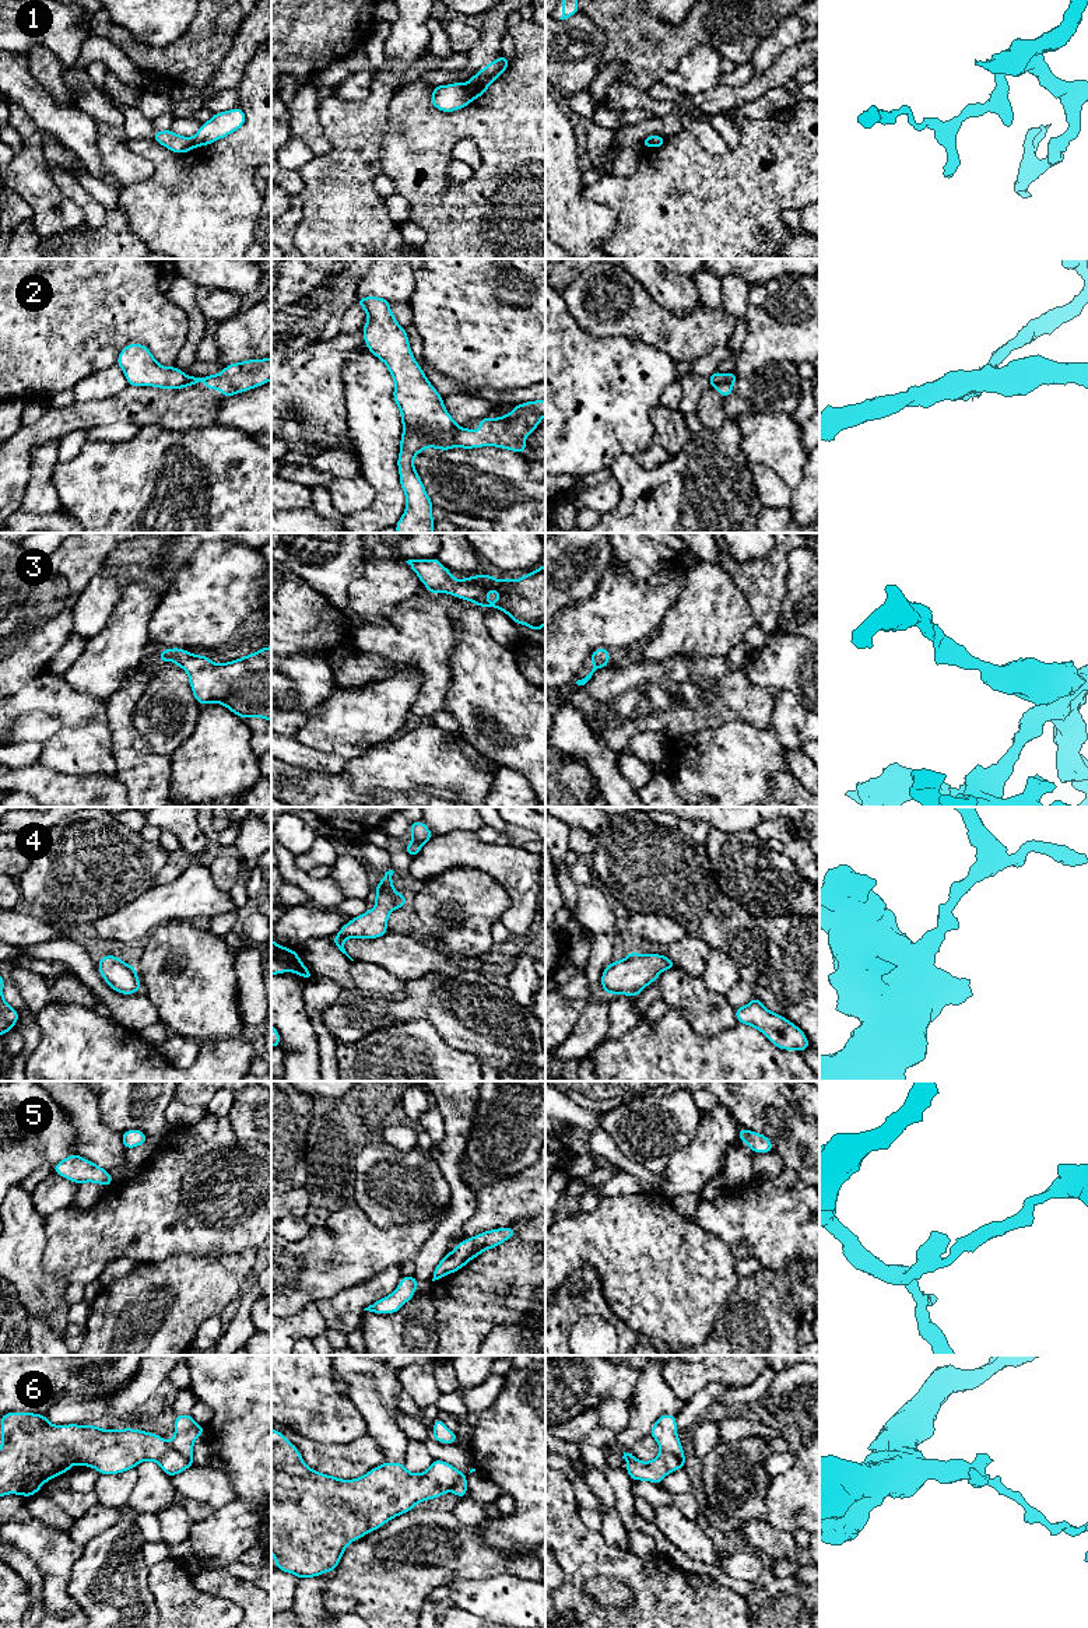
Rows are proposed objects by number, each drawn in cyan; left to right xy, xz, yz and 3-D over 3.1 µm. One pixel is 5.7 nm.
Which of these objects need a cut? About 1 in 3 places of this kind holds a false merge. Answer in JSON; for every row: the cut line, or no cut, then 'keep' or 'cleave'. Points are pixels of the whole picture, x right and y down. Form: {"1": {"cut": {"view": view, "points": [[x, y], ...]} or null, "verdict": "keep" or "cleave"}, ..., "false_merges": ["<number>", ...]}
{"1": {"cut": {"view": "xz", "points": [[466, 84], [473, 98]]}, "verdict": "cleave"}, "2": {"cut": {"view": "xz", "points": [[457, 425], [453, 434], [455, 445]]}, "verdict": "cleave"}, "3": {"cut": null, "verdict": "keep"}, "4": {"cut": null, "verdict": "keep"}, "5": {"cut": null, "verdict": "keep"}, "6": {"cut": {"view": "xy", "points": [[168, 1442], [190, 1466]]}, "verdict": "cleave"}, "false_merges": ["1", "2", "6"]}

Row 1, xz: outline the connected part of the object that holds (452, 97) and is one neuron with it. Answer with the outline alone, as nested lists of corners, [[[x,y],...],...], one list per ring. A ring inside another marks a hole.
[[[453,83],[436,85],[432,91],[431,103],[442,112],[459,110],[474,101],[467,84]]]

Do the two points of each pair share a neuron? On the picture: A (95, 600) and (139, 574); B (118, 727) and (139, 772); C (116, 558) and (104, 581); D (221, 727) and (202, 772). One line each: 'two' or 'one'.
A: one
B: one
C: two
D: one

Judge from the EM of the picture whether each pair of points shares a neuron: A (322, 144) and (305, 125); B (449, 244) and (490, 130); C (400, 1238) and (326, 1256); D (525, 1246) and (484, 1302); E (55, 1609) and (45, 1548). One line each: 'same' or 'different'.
A: same
B: same
C: same
D: same
E: same

